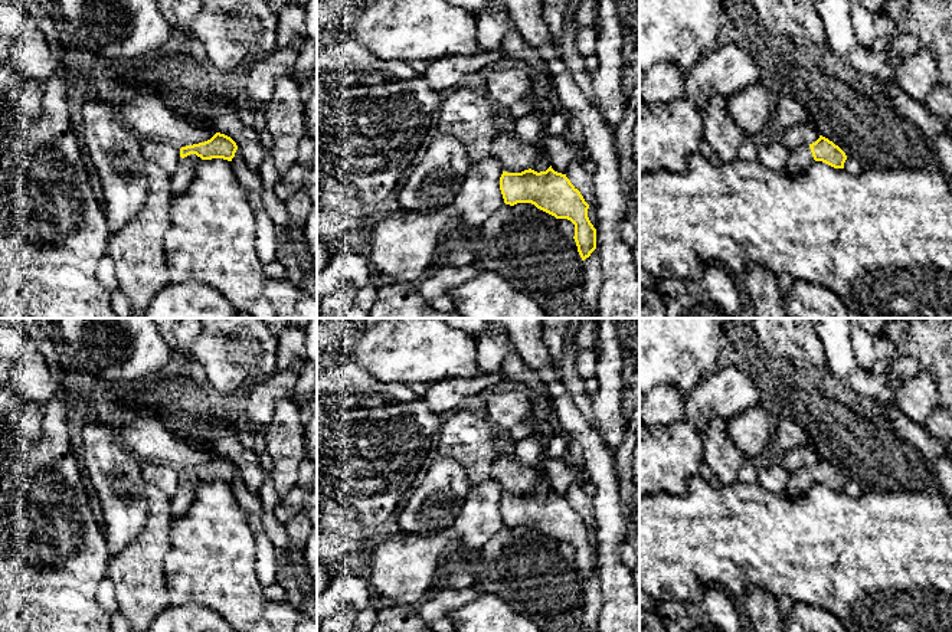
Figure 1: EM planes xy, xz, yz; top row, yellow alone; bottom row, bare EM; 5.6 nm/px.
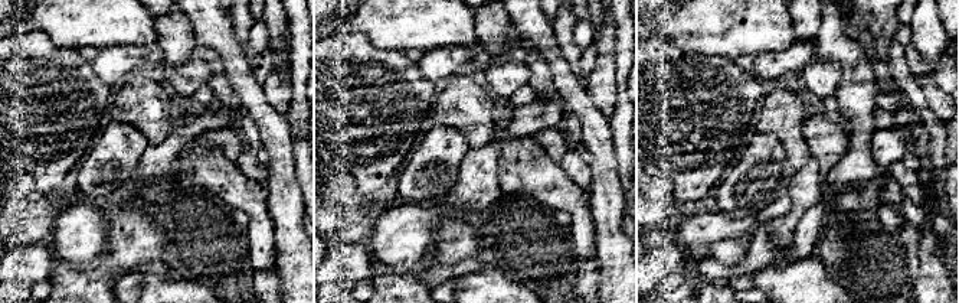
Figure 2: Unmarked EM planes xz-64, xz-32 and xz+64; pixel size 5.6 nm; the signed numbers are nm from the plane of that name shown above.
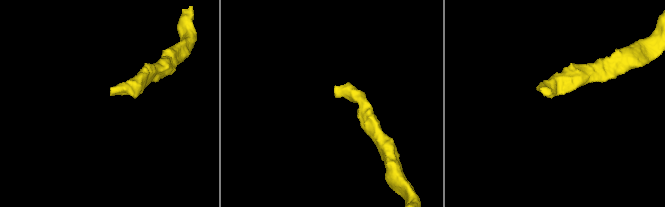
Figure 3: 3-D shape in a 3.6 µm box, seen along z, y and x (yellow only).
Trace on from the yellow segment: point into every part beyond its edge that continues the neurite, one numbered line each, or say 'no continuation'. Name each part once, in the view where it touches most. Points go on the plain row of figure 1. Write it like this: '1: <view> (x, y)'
1: xz (514, 478)

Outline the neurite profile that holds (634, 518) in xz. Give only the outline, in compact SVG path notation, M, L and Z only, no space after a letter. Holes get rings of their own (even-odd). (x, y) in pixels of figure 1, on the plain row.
M639 482L637 485L634 495L632 495L631 515L628 517L628 521L629 521L631 533L639 538Z

